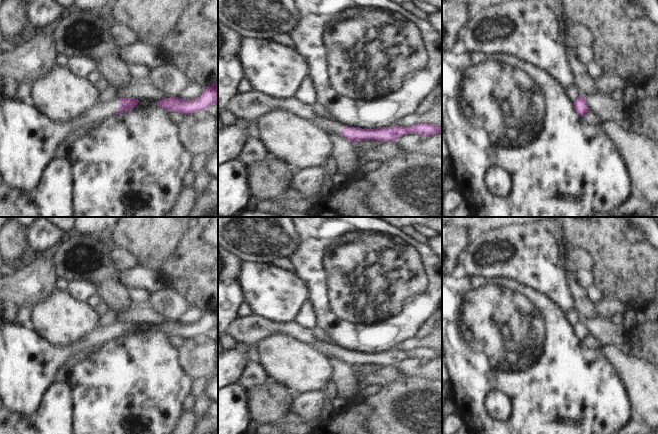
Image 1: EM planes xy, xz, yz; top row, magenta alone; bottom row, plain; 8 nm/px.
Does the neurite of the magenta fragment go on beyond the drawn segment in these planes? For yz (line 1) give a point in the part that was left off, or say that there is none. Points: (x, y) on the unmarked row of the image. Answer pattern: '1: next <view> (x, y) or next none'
1: next none

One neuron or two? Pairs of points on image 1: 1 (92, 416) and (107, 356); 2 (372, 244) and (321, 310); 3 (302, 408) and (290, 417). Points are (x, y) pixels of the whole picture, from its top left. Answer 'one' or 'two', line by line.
1: one
2: one
3: two

